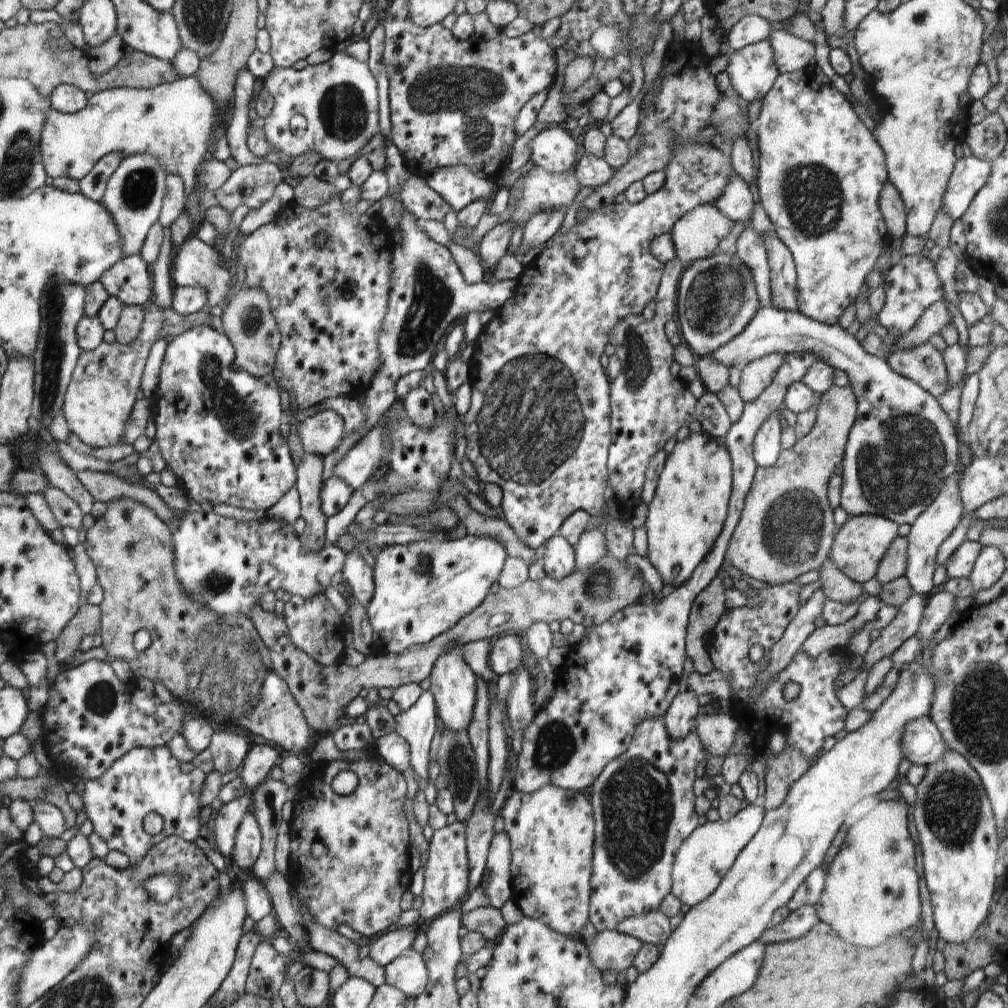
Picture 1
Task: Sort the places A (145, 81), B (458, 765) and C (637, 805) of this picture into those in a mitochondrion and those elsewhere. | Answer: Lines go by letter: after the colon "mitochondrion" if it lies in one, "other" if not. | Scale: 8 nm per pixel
A: other
B: mitochondrion
C: mitochondrion

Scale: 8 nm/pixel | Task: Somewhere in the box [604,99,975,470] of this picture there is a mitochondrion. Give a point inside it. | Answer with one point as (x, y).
(812, 197)

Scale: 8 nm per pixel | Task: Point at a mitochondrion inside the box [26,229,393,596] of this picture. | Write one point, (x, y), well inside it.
(54, 350)

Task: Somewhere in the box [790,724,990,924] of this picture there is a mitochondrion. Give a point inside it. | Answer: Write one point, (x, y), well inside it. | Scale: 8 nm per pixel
(952, 806)

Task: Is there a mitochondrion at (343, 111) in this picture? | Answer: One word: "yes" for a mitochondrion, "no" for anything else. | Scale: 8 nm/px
yes

